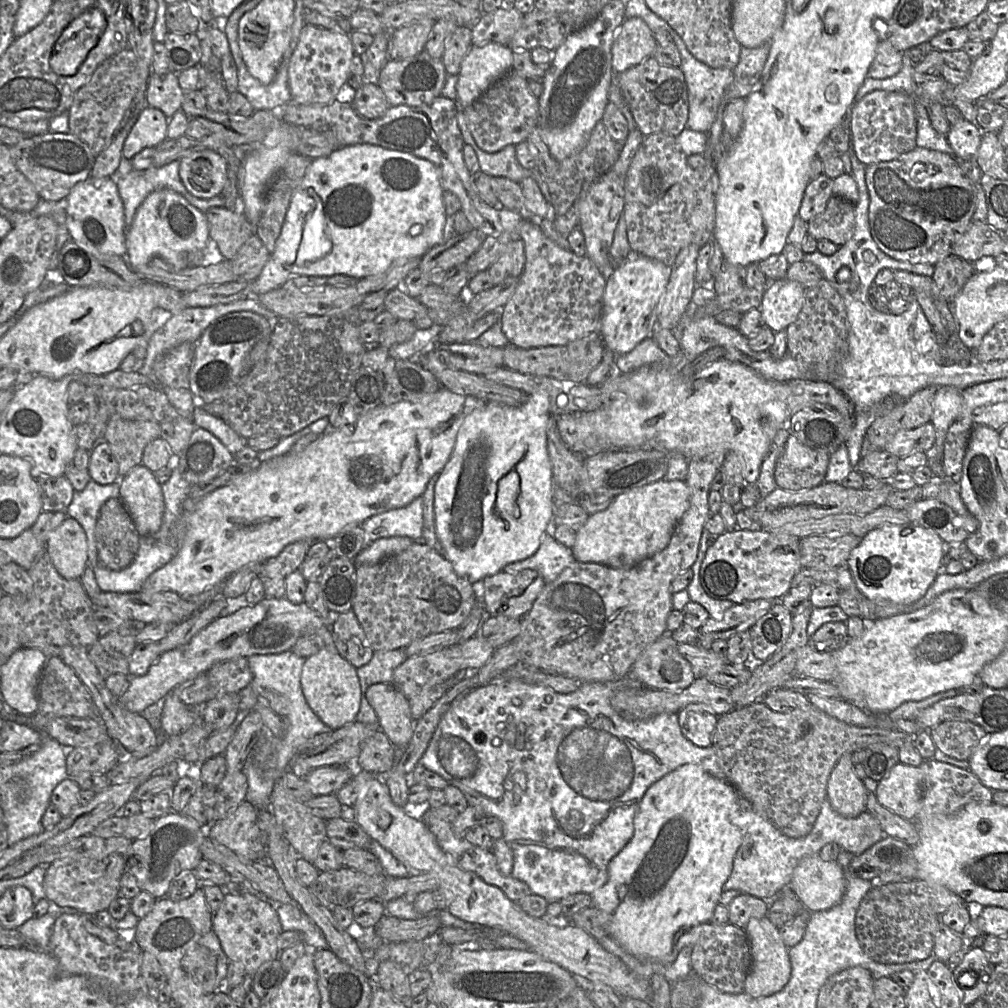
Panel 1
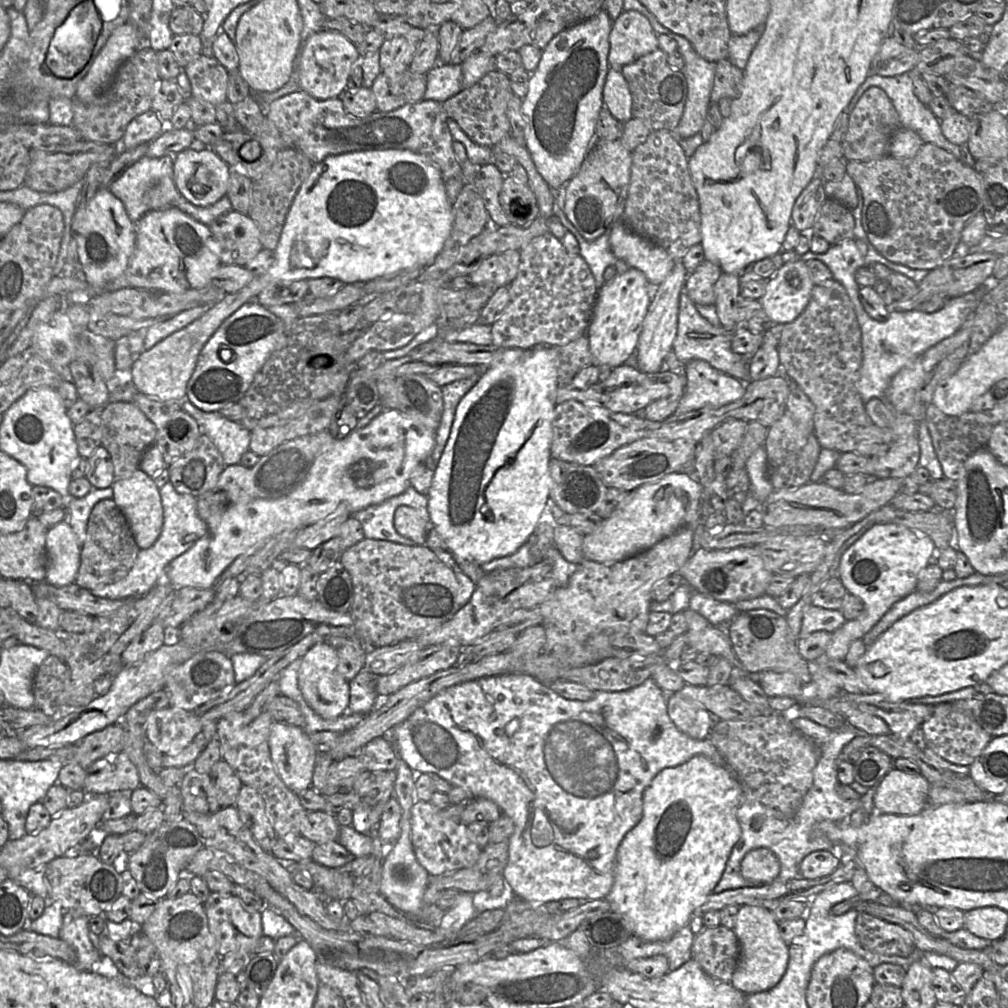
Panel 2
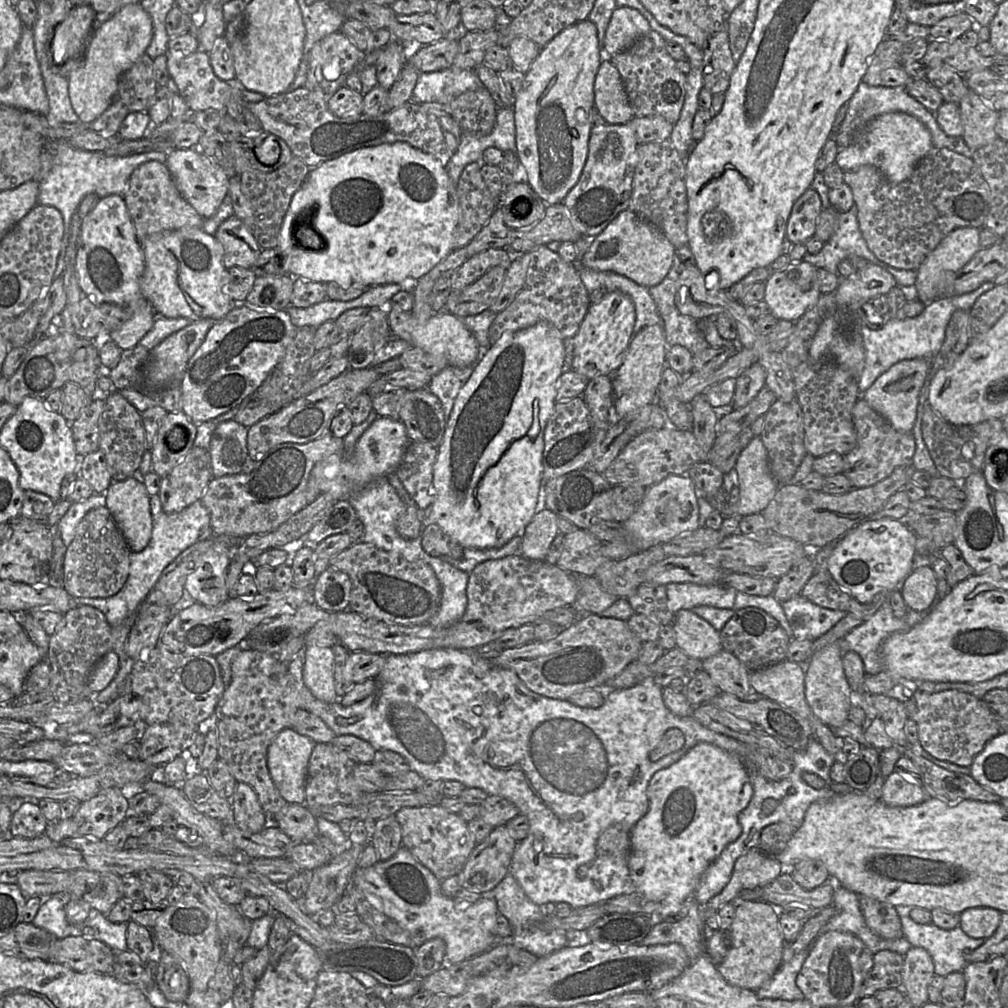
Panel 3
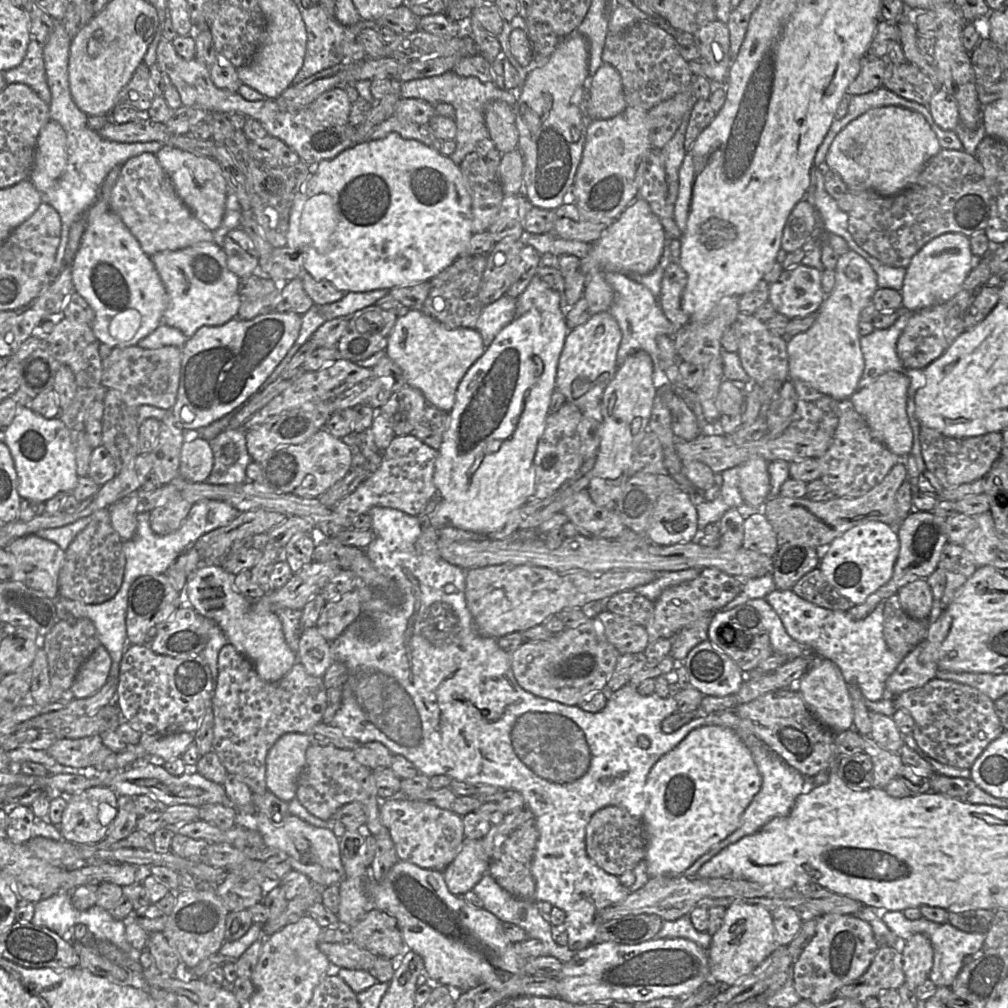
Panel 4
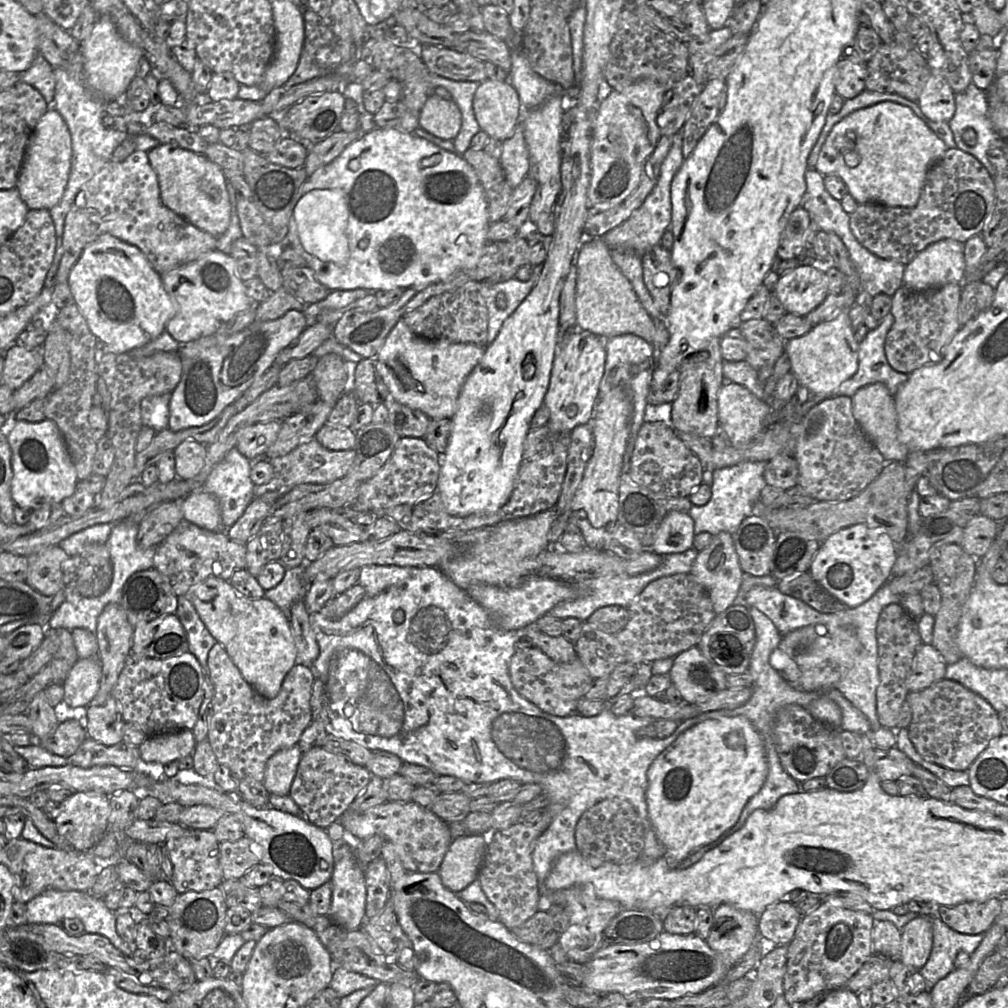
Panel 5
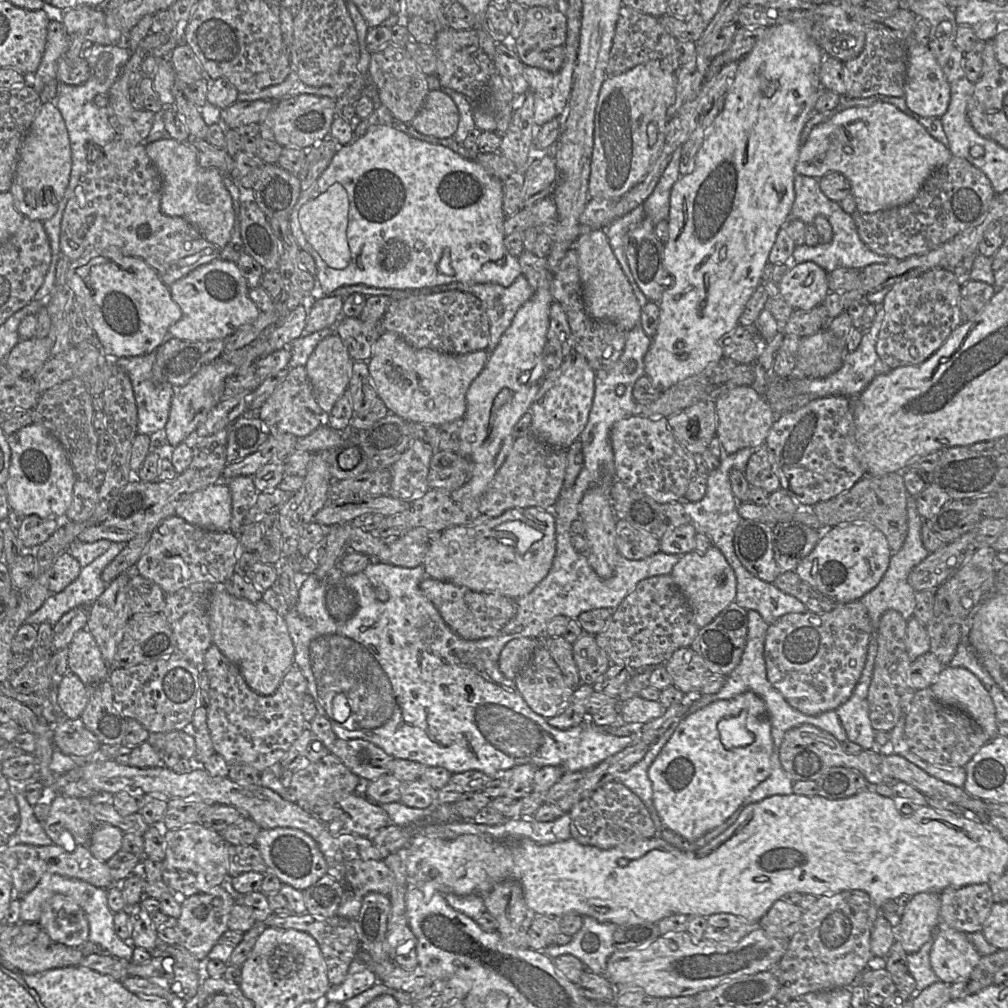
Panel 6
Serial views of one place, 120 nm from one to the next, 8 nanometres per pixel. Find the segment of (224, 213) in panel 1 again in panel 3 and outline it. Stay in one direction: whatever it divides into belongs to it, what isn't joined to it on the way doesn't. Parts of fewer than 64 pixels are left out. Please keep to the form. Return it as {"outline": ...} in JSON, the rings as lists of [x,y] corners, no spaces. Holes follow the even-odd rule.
{"outline":[[[235,215],[221,223],[213,237],[222,245],[222,264],[227,270],[233,267],[251,269],[262,250],[252,232]]]}

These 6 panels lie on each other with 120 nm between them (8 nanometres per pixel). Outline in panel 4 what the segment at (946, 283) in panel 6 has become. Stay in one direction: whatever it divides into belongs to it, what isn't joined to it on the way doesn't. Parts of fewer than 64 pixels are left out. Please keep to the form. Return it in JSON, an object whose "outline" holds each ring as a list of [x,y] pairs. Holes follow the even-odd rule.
{"outline":[[[947,305],[911,314],[897,341],[897,354],[906,368],[924,369],[949,347],[944,334]]]}

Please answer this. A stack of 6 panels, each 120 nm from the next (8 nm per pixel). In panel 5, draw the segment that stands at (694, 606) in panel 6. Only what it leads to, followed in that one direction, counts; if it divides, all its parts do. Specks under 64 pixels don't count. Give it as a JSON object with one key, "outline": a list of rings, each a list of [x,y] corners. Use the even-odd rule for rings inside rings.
{"outline":[[[728,532],[716,534],[709,546],[699,551],[690,574],[709,592],[717,615],[734,604],[743,581],[744,571],[739,561],[733,535]]]}

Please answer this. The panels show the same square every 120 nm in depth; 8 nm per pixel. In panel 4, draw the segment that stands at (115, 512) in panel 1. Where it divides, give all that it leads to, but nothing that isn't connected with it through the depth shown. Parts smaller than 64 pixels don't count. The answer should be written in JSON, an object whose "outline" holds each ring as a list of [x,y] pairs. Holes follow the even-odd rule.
{"outline":[[[110,523],[89,524],[65,550],[65,558],[58,578],[58,595],[85,604],[101,604],[119,591],[124,575],[123,540]]]}

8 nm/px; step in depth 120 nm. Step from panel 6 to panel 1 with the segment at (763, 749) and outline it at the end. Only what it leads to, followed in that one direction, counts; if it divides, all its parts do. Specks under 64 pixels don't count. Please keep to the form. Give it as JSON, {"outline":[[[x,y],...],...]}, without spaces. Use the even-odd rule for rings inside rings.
{"outline":[[[685,764],[682,765],[675,770],[671,771],[664,777],[662,777],[660,780],[652,784],[649,789],[644,794],[642,800],[640,801],[636,816],[634,818],[634,834],[631,838],[631,840],[627,843],[627,845],[617,854],[615,855],[608,863],[608,880],[607,882],[599,889],[595,890],[590,896],[592,899],[592,905],[596,907],[597,909],[601,910],[603,913],[606,914],[609,920],[609,935],[614,940],[616,940],[628,953],[638,956],[645,959],[650,960],[656,960],[662,964],[669,965],[677,958],[678,952],[683,949],[684,947],[691,947],[695,945],[697,938],[694,940],[690,940],[690,942],[683,943],[682,945],[677,945],[678,938],[683,934],[683,931],[688,931],[694,928],[697,925],[709,923],[710,919],[712,918],[713,912],[715,907],[719,904],[719,898],[723,892],[723,885],[729,878],[732,869],[733,869],[733,862],[734,858],[736,856],[736,853],[742,843],[743,836],[742,836],[742,830],[740,826],[740,814],[739,814],[739,799],[737,797],[737,791],[739,792],[739,789],[737,786],[727,777],[727,775],[724,773],[726,779],[730,783],[730,785],[725,782],[724,780],[720,780],[718,778],[712,777],[709,773],[707,773],[700,765],[697,764]]]}

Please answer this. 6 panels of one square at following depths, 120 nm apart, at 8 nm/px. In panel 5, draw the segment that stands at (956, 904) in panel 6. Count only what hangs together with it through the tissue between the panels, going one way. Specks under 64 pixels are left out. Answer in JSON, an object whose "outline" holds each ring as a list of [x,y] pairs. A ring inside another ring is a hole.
{"outline":[[[1001,899],[985,902],[964,902],[954,906],[939,906],[936,916],[948,927],[966,935],[985,934],[1001,910]]]}

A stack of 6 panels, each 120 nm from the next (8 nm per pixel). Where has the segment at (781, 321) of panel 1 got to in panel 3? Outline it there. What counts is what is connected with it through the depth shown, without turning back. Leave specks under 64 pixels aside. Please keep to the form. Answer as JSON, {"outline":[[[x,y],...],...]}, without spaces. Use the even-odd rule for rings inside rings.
{"outline":[[[801,260],[770,274],[763,300],[774,317],[795,322],[816,305],[821,295],[817,269]]]}

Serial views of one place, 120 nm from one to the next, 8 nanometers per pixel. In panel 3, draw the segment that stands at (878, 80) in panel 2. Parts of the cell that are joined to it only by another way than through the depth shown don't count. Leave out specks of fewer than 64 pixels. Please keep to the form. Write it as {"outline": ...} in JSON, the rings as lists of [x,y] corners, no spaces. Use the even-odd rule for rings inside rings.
{"outline":[[[861,81],[848,102],[846,117],[840,129],[847,129],[852,124],[857,115],[859,115],[859,126],[861,126],[873,117],[891,112],[903,112],[919,119],[930,131],[934,147],[948,148],[949,150],[952,150],[963,156],[970,158],[972,157],[973,152],[967,146],[964,139],[961,136],[953,137],[946,135],[937,123],[935,114],[925,108],[915,98],[913,98],[904,87],[873,87]]]}

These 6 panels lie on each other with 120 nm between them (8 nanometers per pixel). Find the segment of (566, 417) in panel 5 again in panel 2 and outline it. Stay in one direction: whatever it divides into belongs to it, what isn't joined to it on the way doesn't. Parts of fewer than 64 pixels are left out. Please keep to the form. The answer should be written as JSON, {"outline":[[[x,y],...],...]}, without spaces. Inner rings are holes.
{"outline":[[[632,267],[623,274],[615,275],[603,285],[598,291],[592,317],[585,333],[593,357],[592,365],[616,368],[632,357],[654,294],[655,287],[649,283],[644,273]]]}

